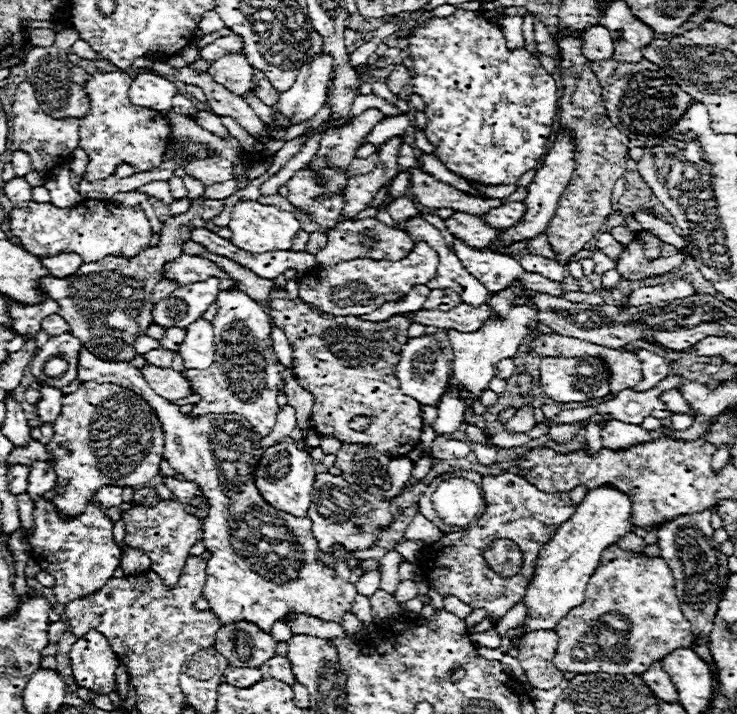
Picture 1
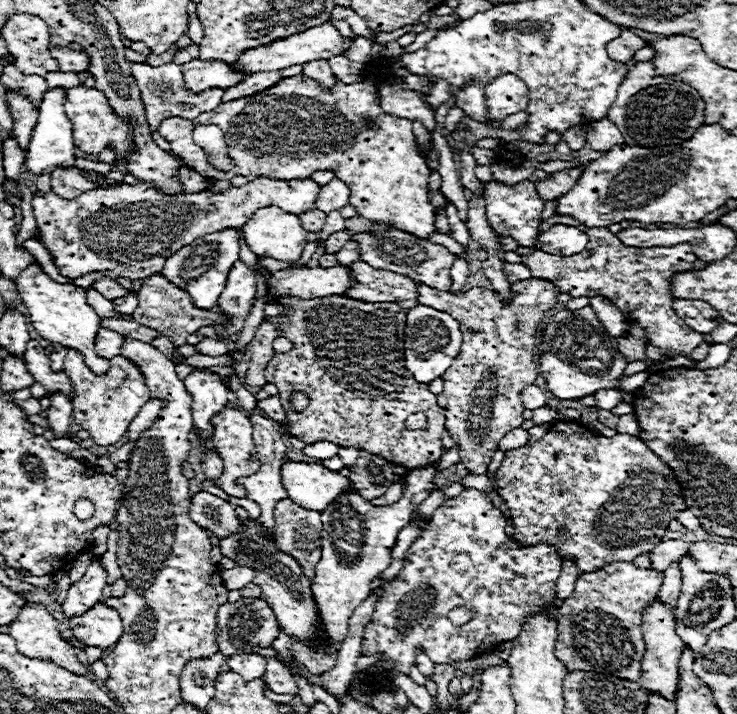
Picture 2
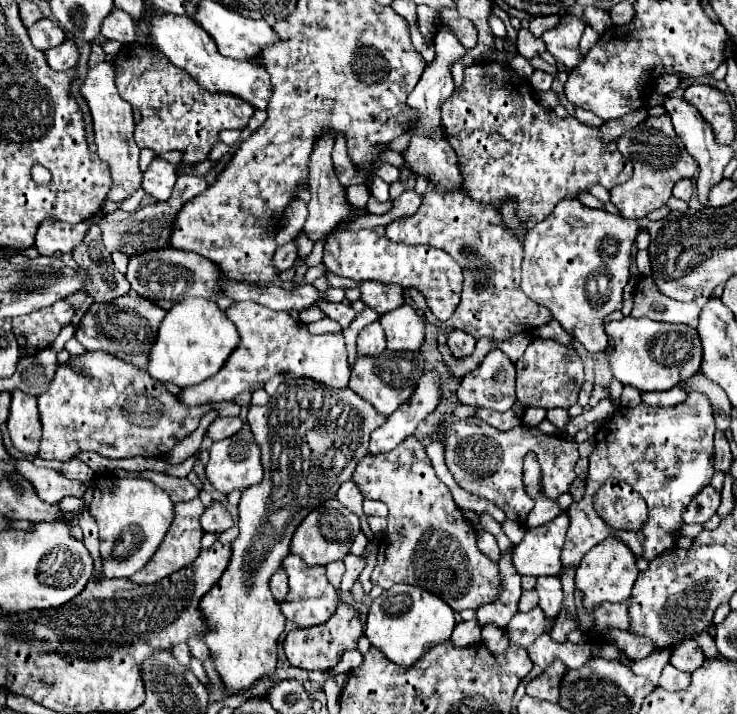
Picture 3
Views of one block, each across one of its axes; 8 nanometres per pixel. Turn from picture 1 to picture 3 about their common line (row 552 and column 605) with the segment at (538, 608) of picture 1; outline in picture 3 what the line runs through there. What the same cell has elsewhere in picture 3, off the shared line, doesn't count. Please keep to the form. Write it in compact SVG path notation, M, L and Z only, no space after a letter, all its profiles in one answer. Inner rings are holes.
M608 538L602 544L596 544L582 558L580 566L576 568L576 586L584 592L584 606L592 610L602 602L620 602L630 598L636 576L638 576L638 568L636 568L636 556L632 554L632 550L628 550L622 540Z

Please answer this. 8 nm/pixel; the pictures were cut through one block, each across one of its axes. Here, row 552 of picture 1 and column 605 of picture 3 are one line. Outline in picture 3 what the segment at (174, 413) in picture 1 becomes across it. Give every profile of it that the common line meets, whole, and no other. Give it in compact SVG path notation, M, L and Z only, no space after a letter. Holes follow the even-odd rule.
M570 198L562 200L552 216L534 224L524 236L522 292L546 306L590 354L604 352L608 346L604 318L622 308L622 292L630 278L630 252L638 230L636 220L588 208Z

